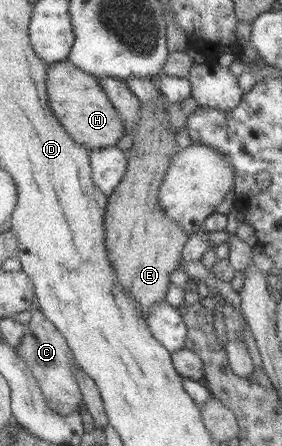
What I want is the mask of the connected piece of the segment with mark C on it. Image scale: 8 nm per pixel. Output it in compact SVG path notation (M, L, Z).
M41 309L33 311L30 322L26 325L26 332L22 344L17 348L34 376L38 378L42 392L50 404L50 408L62 415L78 412L84 407L84 394L78 384L78 376L74 374L74 352L70 349L66 337L58 330L57 325L49 319Z

